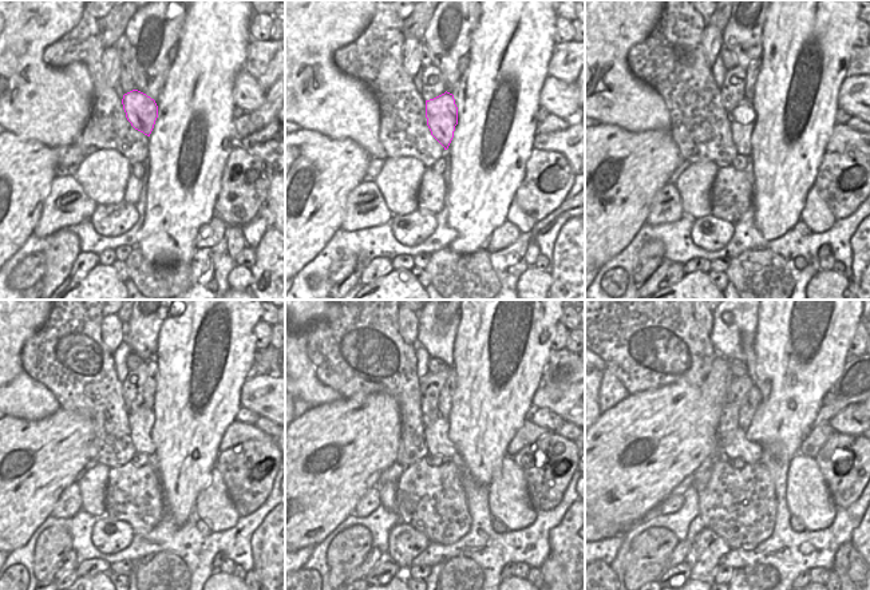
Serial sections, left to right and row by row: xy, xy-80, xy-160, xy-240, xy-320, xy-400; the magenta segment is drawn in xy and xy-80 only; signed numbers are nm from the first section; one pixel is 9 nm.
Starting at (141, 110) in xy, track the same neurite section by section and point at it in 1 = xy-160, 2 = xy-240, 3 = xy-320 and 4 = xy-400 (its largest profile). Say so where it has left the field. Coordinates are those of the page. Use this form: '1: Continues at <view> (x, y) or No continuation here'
1: Continues at xy-160 (742, 118)
2: Continues at xy-240 (141, 422)
3: Continues at xy-320 (437, 435)
4: Continues at xy-400 (735, 444).

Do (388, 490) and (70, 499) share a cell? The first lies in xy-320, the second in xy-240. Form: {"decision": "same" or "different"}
{"decision": "different"}

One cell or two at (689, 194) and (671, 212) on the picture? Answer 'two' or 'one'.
two

